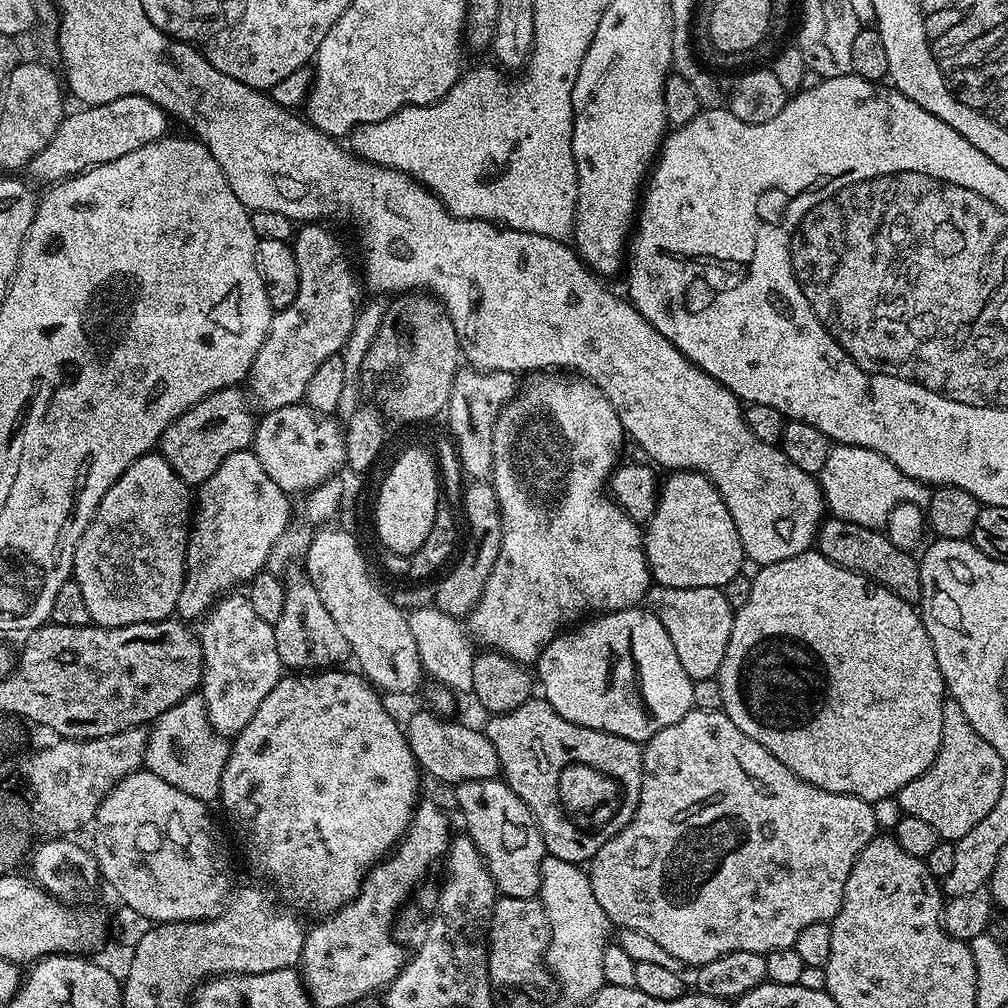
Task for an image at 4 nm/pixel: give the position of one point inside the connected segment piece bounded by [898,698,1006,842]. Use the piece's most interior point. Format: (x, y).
(959, 788)

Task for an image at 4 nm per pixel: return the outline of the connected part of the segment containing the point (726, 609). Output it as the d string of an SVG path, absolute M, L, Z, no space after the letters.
M653 583L646 597L646 608L658 618L658 622L662 622L666 634L670 634L678 662L682 662L682 670L686 670L692 681L713 678L719 673L726 654L726 642L730 642L734 615L721 589L671 588Z

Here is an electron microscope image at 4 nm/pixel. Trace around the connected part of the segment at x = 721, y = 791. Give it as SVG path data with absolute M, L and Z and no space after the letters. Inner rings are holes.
M695 710L687 712L685 716L678 718L678 722L674 722L674 726L666 726L662 730L658 730L658 734L654 734L646 741L642 751L644 754L644 773L642 774L642 790L638 798L636 817L621 832L614 834L614 838L610 838L610 842L606 842L606 846L602 846L602 850L598 850L598 854L592 856L590 867L587 869L588 881L594 890L594 898L598 898L598 906L602 906L602 910L608 915L609 921L617 929L633 928L642 934L650 934L650 938L654 938L654 942L658 942L658 946L662 946L667 952L674 954L674 958L678 958L681 965L688 966L688 964L692 964L691 966L699 966L706 962L714 962L714 958L722 958L722 954L727 952L750 950L751 952L766 954L770 950L795 948L798 934L802 934L802 930L806 930L806 926L828 924L836 917L842 906L842 894L846 890L846 878L850 878L850 870L854 866L858 854L878 834L874 810L869 801L850 794L834 794L830 790L822 790L810 782L799 780L793 772L786 770L786 766L782 766L782 762L778 762L778 758L774 758L769 754L766 746L758 746L758 742L754 742L754 738L746 738L746 734L742 734L742 730L738 730L738 726L734 726L734 722L730 722L730 718L723 710L719 712L698 712Z

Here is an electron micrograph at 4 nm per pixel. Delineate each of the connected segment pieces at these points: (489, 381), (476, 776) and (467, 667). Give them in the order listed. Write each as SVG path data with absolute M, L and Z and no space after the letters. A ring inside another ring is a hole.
M471 366L461 367L456 373L456 381L448 399L446 417L448 428L452 431L465 477L469 481L488 480L492 474L492 428L505 404L516 397L518 391L517 373L481 372Z
M432 710L427 711L414 713L409 718L408 724L406 720L406 735L412 756L427 775L442 778L442 782L453 786L471 780L494 780L501 775L498 750L494 750L494 742L490 742L490 738L479 727L471 728L468 724L447 724L444 721L447 719L443 715Z
M433 605L413 609L408 616L410 632L418 646L420 664L425 675L449 691L469 693L473 686L473 658L476 655L471 637L457 617L446 615Z

